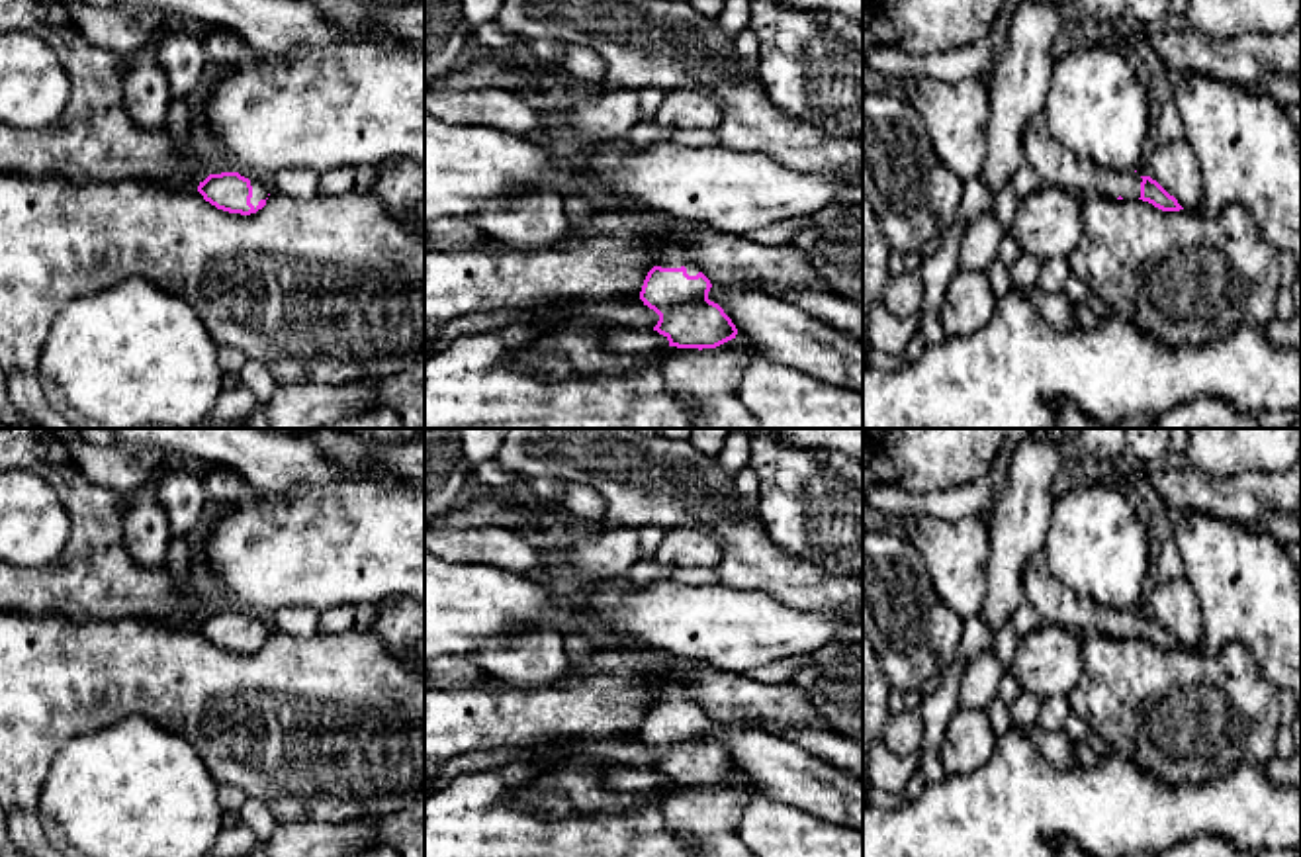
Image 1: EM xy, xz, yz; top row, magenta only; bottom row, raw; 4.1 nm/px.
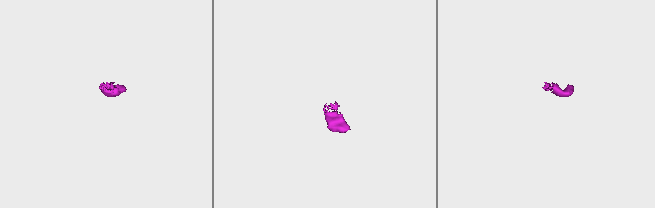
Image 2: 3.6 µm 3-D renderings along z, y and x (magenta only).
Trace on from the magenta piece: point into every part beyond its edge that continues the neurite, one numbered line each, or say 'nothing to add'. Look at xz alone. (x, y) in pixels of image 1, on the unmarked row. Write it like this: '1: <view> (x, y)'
1: xz (672, 695)
2: xz (707, 820)

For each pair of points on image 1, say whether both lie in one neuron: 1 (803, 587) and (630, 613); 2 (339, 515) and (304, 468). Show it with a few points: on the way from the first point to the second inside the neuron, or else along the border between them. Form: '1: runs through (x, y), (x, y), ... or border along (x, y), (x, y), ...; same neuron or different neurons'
1: border along (726, 584), (763, 589), (793, 607), (810, 611); different neurons
2: border along (358, 480), (302, 480), (267, 492); different neurons

